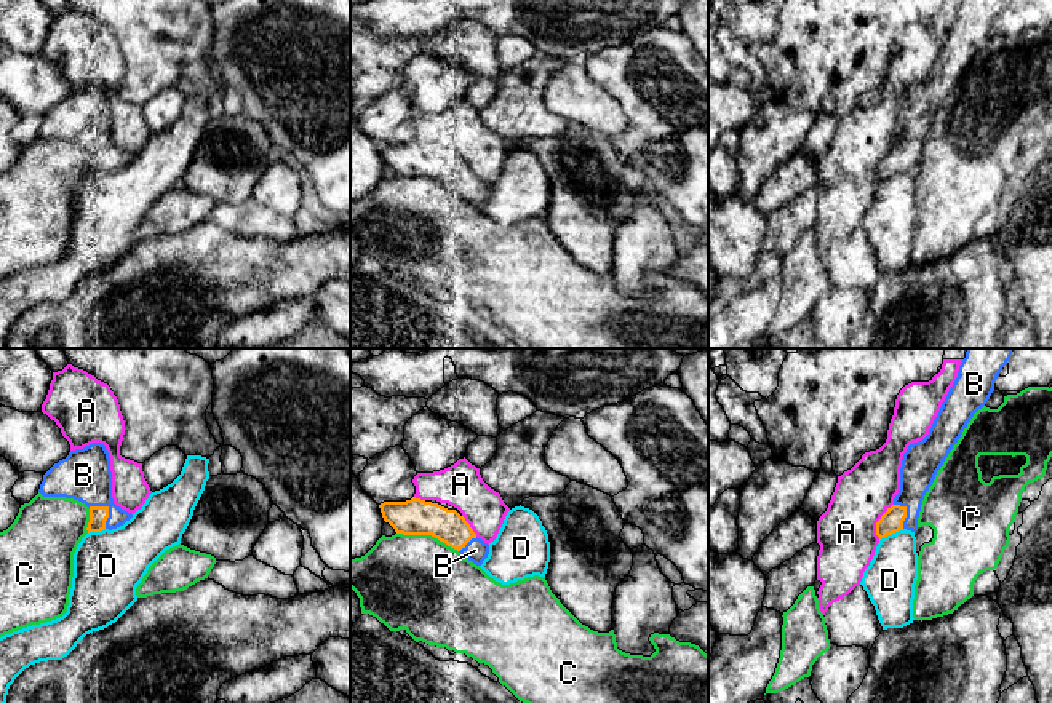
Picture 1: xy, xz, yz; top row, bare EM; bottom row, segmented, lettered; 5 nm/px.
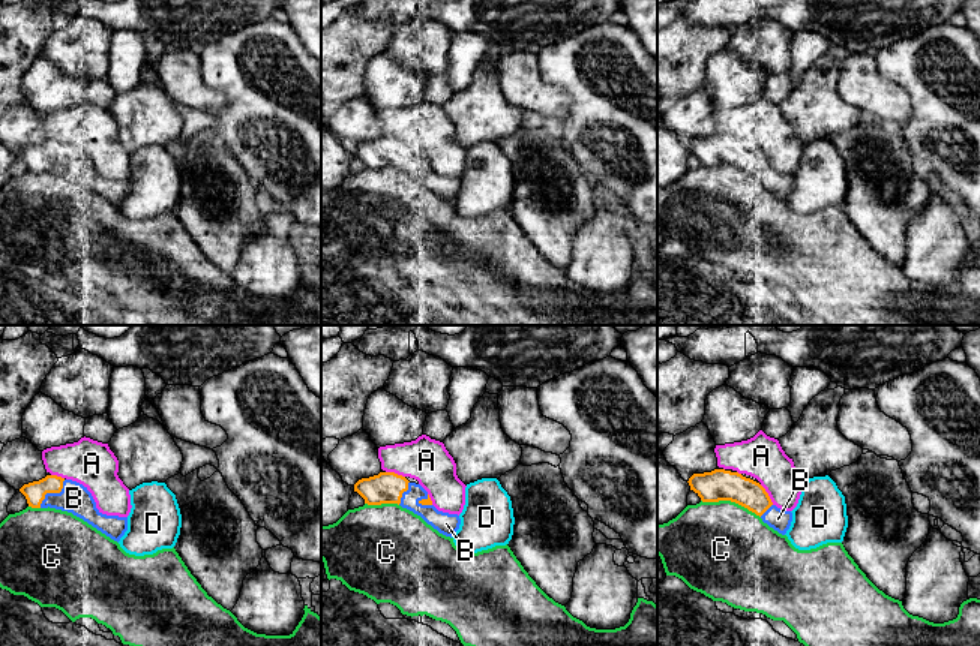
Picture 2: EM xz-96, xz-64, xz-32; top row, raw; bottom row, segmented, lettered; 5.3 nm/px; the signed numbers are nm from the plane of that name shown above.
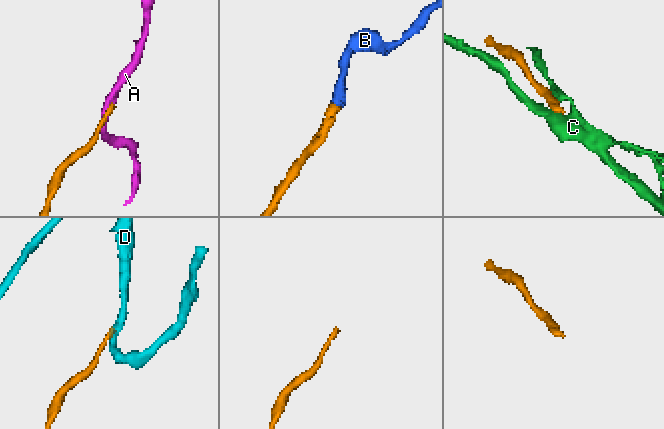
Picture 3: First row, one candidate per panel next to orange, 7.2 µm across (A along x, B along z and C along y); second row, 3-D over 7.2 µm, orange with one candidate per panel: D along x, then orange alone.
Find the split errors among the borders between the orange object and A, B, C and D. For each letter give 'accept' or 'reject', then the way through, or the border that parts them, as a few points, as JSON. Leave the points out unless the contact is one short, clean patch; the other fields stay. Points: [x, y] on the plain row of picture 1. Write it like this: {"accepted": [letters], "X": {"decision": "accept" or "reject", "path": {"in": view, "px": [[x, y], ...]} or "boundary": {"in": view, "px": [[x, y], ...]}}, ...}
{"accepted": ["B"], "A": {"decision": "reject"}, "B": {"decision": "accept"}, "C": {"decision": "reject"}, "D": {"decision": "reject"}}

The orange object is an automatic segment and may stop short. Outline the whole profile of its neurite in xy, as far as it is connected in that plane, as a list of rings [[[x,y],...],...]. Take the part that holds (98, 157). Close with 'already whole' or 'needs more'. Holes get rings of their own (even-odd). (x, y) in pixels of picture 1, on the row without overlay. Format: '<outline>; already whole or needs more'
[[[101,85],[70,93],[43,117],[38,134],[85,145],[90,150],[88,176],[117,171],[133,160],[114,145],[110,99]]]; needs more

